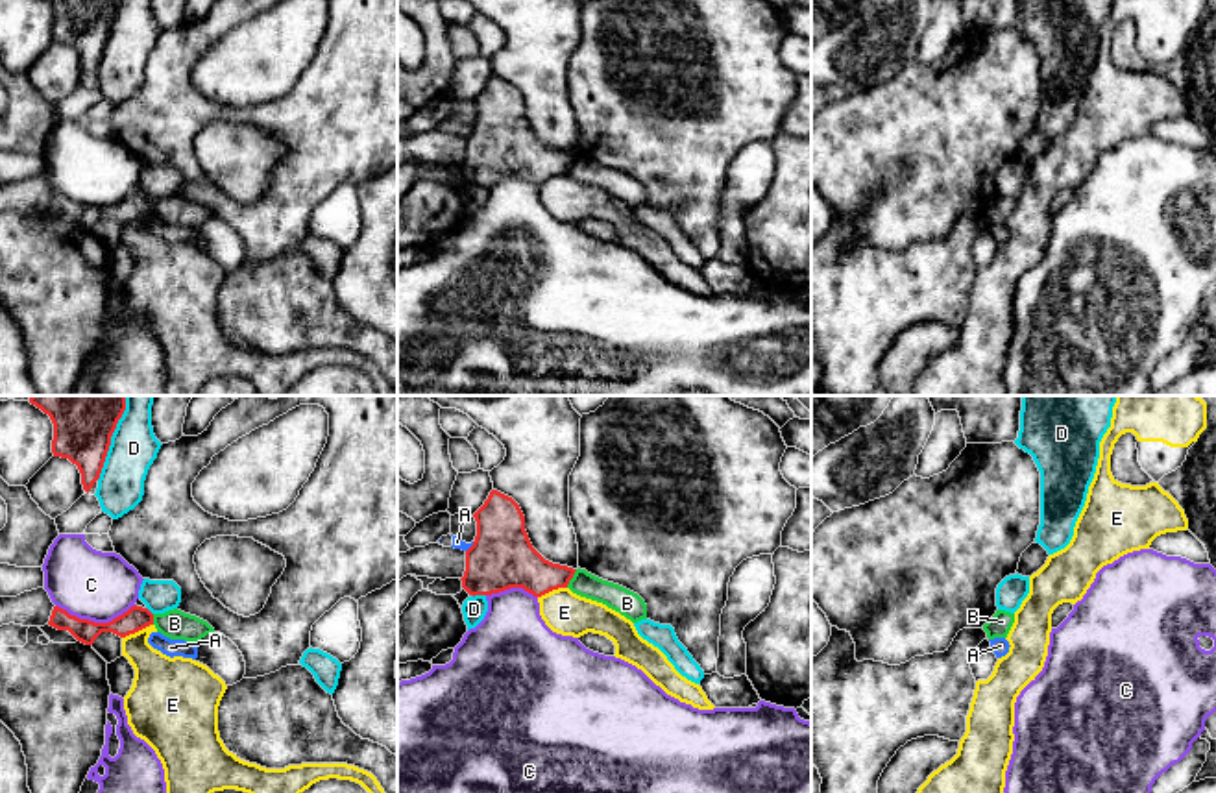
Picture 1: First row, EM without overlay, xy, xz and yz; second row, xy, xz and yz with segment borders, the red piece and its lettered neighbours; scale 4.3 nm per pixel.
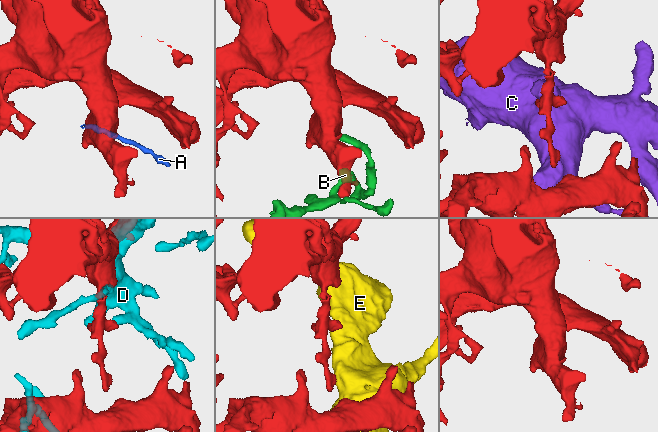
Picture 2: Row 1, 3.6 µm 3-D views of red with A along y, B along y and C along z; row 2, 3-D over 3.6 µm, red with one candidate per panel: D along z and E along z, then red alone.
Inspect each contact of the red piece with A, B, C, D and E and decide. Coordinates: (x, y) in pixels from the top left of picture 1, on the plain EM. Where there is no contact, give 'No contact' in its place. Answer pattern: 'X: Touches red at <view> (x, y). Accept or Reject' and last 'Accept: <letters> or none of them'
A: Touches red at xz (470, 134). Reject
B: Touches red at xz (571, 163). Reject
C: Touches red at xy (93, 207). Reject
D: Touches red at xy (108, 34). Reject
E: Touches red at xy (137, 217). Reject
Accept: none of them

